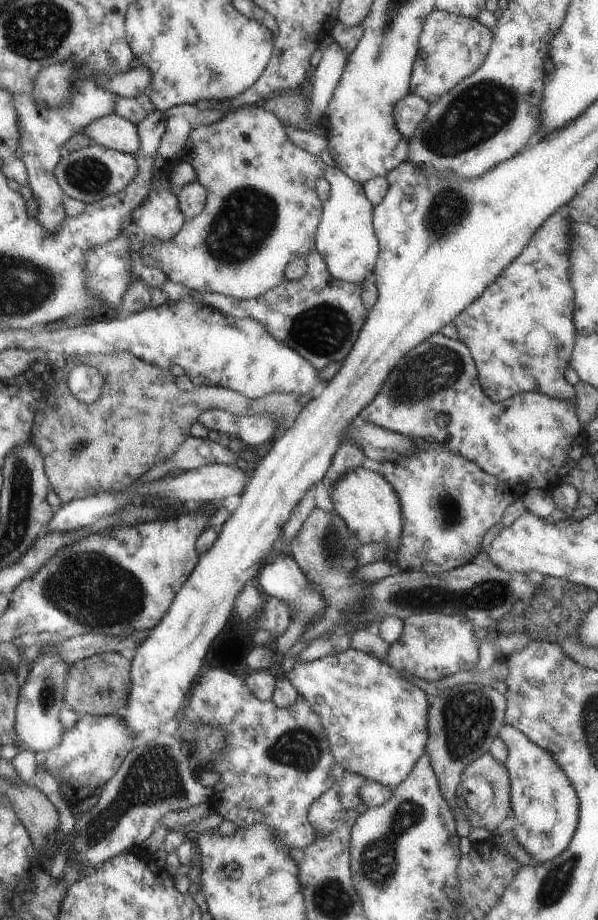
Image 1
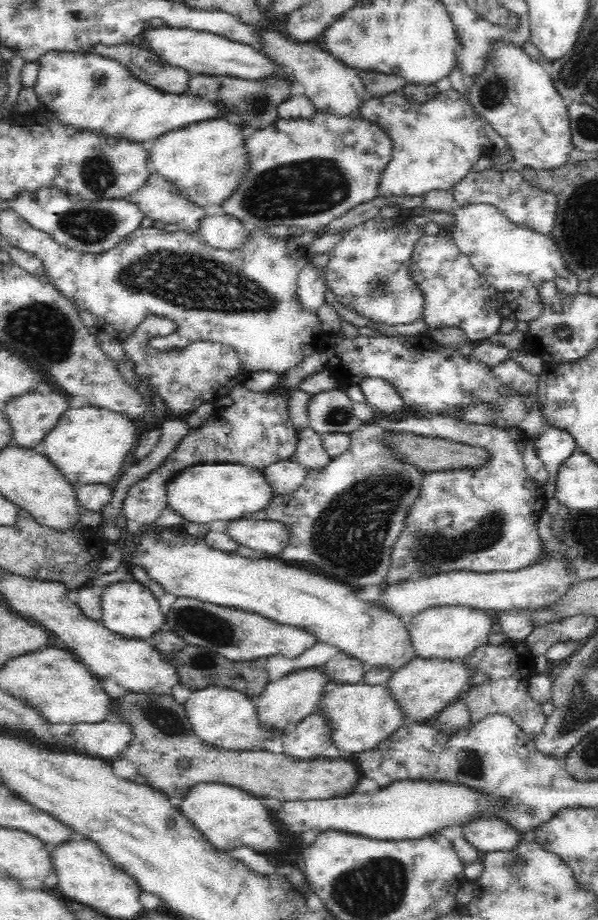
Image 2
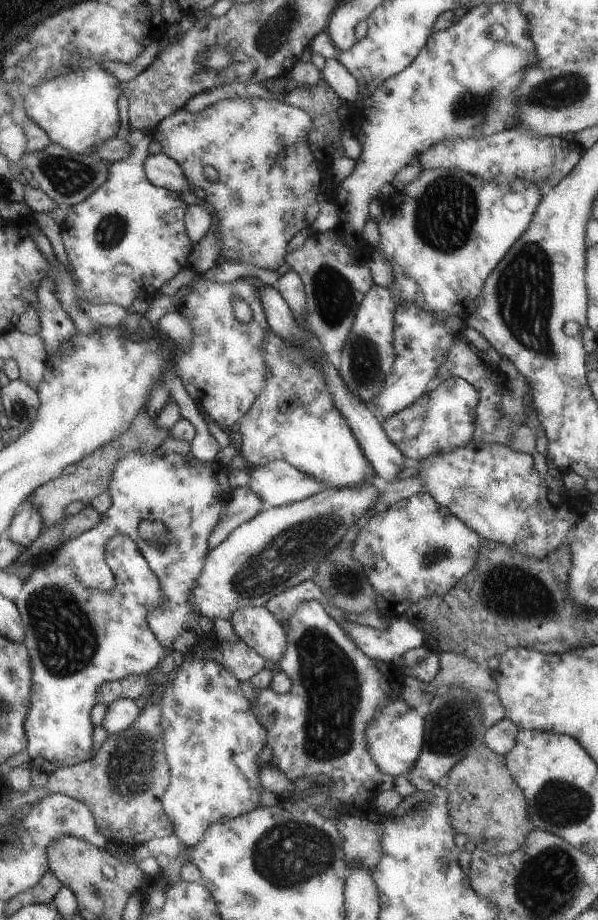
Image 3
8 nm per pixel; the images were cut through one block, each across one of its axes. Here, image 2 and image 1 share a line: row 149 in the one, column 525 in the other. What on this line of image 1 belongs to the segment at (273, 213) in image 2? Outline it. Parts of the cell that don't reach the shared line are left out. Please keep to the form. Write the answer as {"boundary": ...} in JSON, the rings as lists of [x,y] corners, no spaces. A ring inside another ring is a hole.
{"boundary":[[[553,214],[547,218],[521,254],[509,262],[509,266],[503,268],[503,272],[481,292],[481,296],[465,306],[465,310],[461,310],[461,314],[457,314],[457,318],[451,322],[451,326],[457,328],[457,340],[463,342],[471,352],[481,392],[493,402],[505,402],[511,396],[525,392],[539,392],[565,402],[575,400],[575,388],[563,380],[563,372],[565,366],[569,366],[569,356],[577,338],[577,328],[573,324],[573,290],[567,274],[567,228],[569,226],[563,216]]]}

